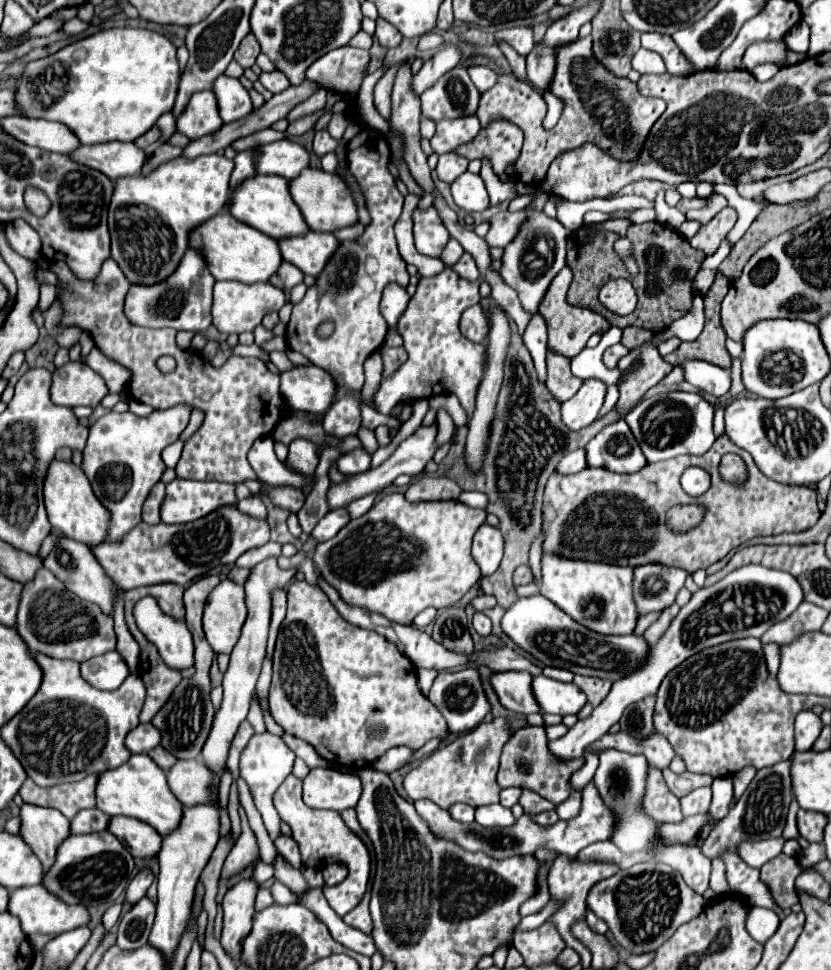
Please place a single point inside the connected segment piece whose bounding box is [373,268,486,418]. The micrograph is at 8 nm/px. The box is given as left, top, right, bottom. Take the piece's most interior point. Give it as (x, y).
(440, 360)

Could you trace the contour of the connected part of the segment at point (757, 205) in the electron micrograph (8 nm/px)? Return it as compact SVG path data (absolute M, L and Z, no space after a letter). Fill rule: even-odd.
M715 184L714 192L724 194L724 198L728 200L728 206L732 206L738 212L738 222L736 222L736 226L726 236L732 244L736 244L742 238L742 234L748 230L748 226L752 224L752 220L770 204L766 198L762 198L760 202L758 200L746 200L746 198L742 198L736 192L734 185Z

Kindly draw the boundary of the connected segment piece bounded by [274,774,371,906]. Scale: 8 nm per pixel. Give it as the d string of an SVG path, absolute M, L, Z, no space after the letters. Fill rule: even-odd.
M290 774L282 786L276 790L274 794L274 806L280 814L280 818L284 822L288 822L294 840L300 846L300 854L302 854L302 864L310 866L310 868L324 868L328 864L334 862L342 862L346 864L350 870L350 878L356 882L356 894L352 890L352 882L350 882L350 894L356 896L356 906L362 902L370 878L370 856L366 848L366 844L346 826L346 822L342 820L342 816L338 812L330 812L330 810L314 810L308 808L302 802L302 782L300 778L296 778L294 774Z

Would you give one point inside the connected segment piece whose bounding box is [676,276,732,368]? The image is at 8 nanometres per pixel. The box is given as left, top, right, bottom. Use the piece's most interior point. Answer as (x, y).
(711, 345)

